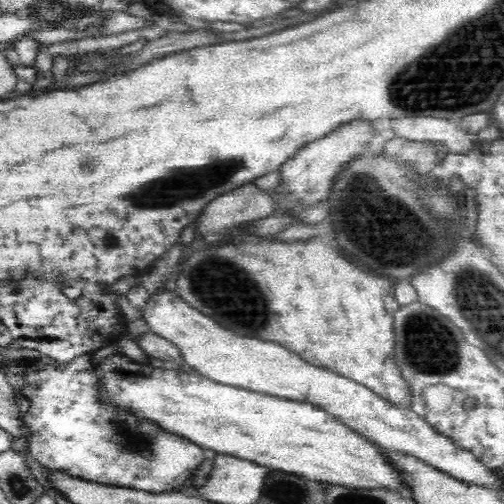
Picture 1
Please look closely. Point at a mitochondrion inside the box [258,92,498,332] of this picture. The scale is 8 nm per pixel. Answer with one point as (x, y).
(385, 232)

